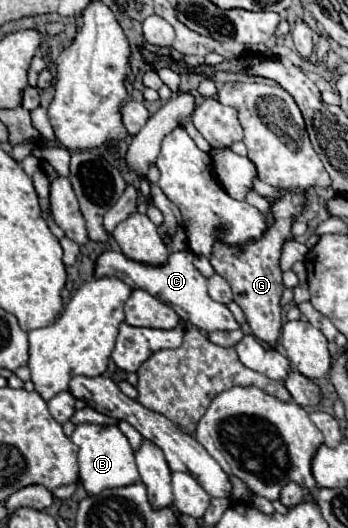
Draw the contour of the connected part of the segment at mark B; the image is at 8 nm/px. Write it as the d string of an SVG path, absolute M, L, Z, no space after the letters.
M78 424L72 442L78 450L78 466L80 466L80 482L84 484L88 494L98 494L104 488L118 488L141 481L134 464L134 450L128 438L120 432L116 424L98 426L98 424Z

